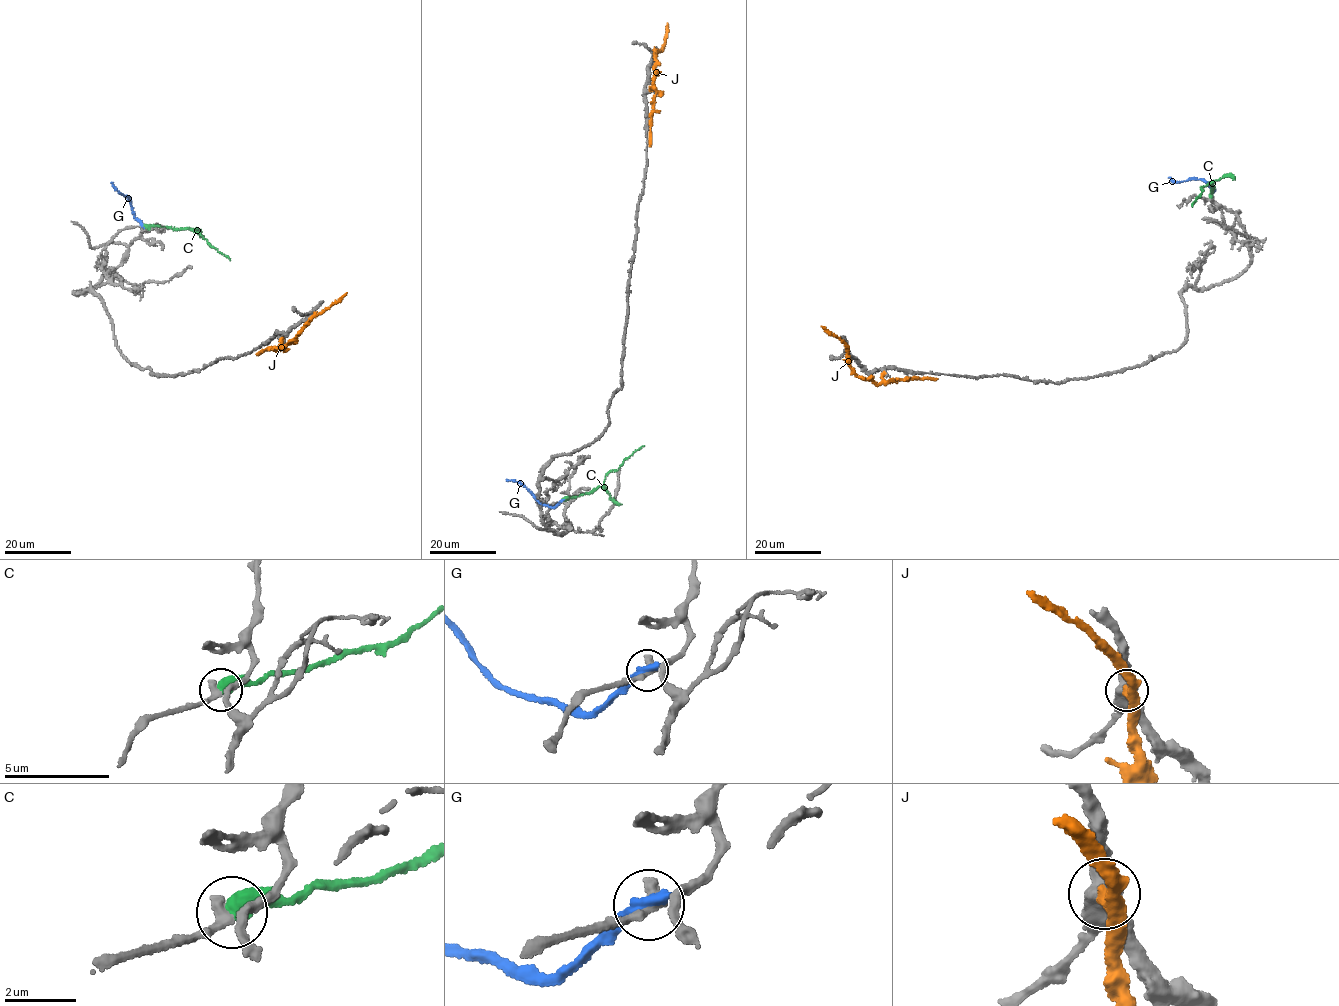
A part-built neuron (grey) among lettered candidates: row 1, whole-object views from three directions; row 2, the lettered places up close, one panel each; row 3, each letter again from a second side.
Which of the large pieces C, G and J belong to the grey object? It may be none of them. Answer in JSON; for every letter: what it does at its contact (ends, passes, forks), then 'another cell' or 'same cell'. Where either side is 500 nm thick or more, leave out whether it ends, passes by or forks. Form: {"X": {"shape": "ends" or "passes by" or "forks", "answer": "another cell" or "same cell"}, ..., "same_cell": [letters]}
{"C": {"shape": "passes by", "answer": "same cell"}, "G": {"shape": "ends", "answer": "another cell"}, "J": {"shape": "passes by", "answer": "another cell"}, "same_cell": ["C"]}

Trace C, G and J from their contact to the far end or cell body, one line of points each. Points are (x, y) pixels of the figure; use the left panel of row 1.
C: (145, 226), (190, 228), (230, 260)
G: (143, 226), (136, 219), (128, 197), (115, 189), (111, 181)
J: (315, 313), (298, 335), (284, 346), (256, 354)

